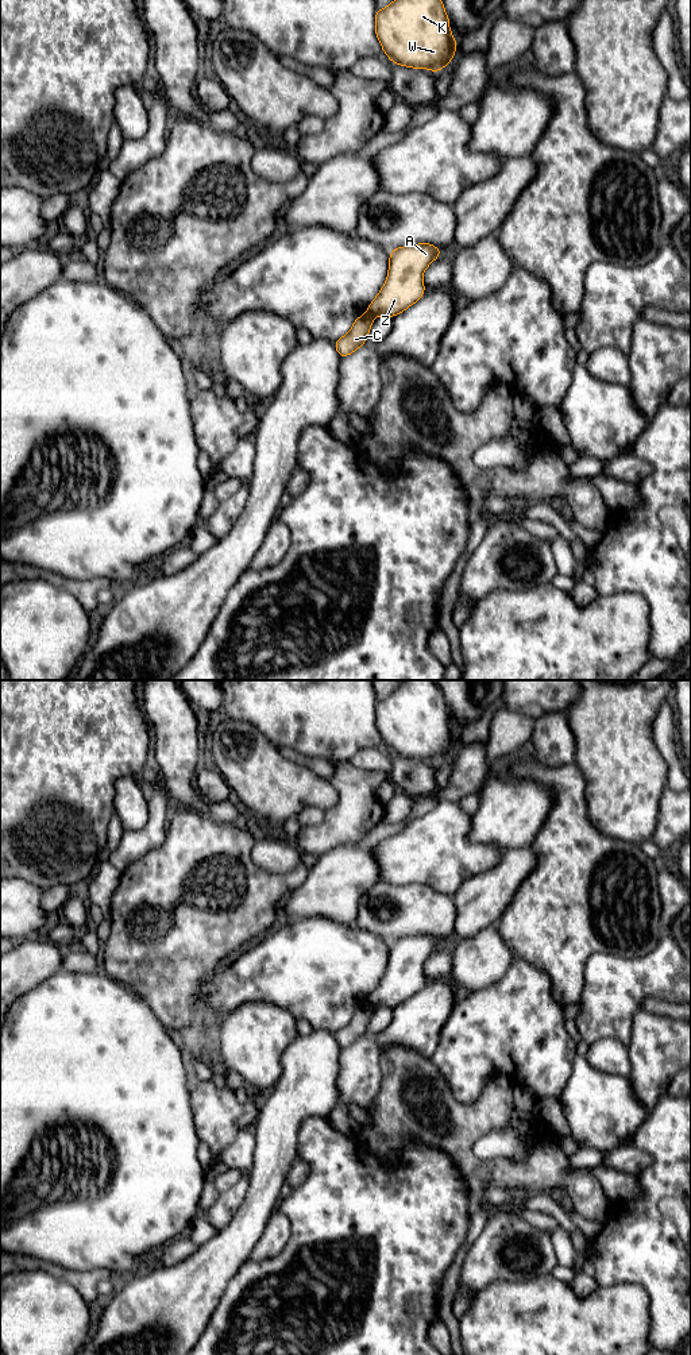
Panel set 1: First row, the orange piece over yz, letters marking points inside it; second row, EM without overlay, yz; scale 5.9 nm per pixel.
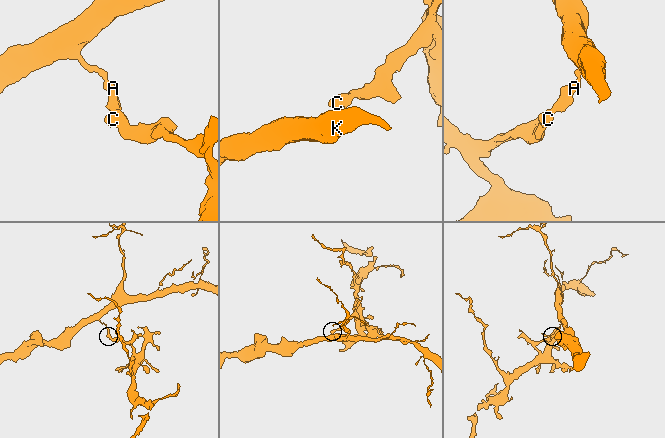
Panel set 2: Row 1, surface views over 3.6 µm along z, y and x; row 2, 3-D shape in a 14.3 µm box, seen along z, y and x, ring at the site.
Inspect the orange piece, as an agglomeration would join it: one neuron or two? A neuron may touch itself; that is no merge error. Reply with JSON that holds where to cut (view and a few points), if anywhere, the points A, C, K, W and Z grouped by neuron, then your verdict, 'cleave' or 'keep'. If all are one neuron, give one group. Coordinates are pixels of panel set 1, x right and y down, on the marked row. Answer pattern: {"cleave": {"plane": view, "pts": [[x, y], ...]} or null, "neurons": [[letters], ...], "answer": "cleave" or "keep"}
{"cleave": {"plane": "yz", "pts": [[367, 312], [373, 316]]}, "neurons": [["A", "K", "W", "Z"], ["C"]], "answer": "cleave"}

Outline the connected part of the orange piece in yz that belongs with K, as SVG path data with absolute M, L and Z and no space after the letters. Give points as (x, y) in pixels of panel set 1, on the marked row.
M394 0L386 8L377 9L375 34L393 63L435 73L451 62L458 45L441 0Z

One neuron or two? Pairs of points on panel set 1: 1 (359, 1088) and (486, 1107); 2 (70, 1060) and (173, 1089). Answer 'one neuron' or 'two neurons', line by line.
1: two neurons
2: one neuron

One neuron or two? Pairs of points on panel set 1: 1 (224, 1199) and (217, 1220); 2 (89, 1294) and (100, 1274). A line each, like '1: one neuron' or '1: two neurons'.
1: one neuron
2: one neuron

